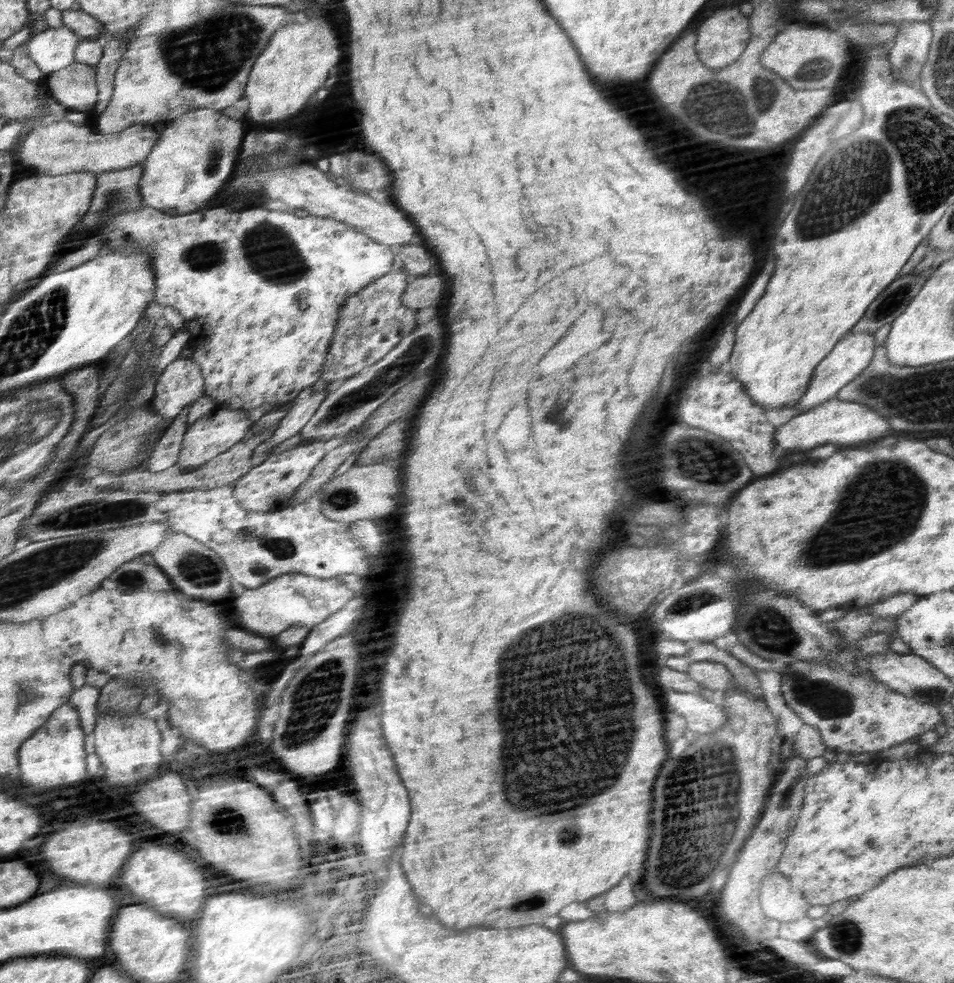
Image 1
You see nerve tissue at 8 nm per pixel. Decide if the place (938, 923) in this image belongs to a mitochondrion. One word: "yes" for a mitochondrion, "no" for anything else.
no

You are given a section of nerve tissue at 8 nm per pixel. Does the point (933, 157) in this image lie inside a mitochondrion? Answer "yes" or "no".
yes

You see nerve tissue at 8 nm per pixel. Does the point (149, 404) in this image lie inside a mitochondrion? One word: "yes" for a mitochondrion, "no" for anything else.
no

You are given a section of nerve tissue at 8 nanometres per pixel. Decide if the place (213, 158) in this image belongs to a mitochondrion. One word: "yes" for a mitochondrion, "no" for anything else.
yes

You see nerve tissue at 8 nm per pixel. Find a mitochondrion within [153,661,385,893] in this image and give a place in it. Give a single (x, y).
(225, 820)

